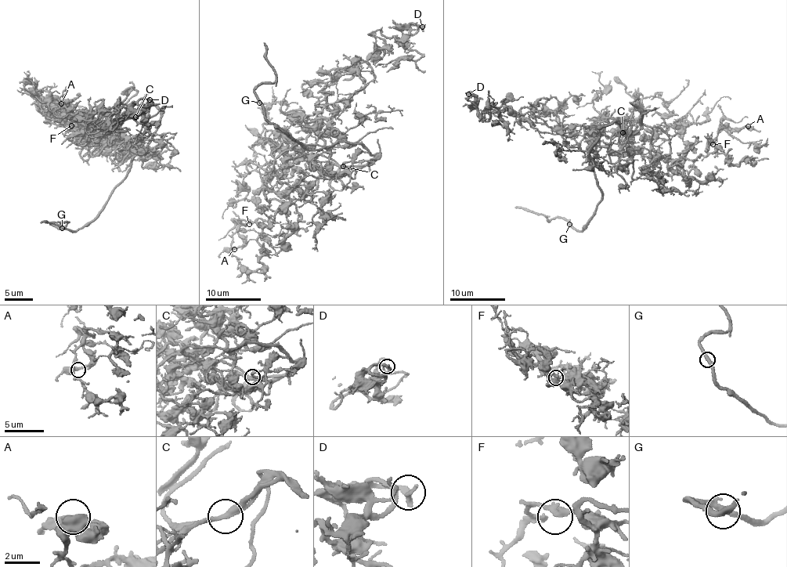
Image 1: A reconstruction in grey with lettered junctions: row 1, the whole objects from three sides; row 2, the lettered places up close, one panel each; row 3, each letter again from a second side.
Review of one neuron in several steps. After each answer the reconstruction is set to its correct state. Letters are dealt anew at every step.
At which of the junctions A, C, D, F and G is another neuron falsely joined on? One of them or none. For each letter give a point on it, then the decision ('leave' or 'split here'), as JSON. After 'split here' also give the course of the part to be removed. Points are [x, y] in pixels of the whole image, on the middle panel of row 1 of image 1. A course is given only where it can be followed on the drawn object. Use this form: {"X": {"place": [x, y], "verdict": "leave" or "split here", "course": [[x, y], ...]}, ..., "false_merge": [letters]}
{"A": {"place": [234, 249], "verdict": "leave"}, "C": {"place": [343, 166], "verdict": "leave"}, "D": {"place": [422, 27], "verdict": "leave"}, "F": {"place": [249, 224], "verdict": "leave"}, "G": {"place": [259, 102], "verdict": "leave"}, "false_merge": []}

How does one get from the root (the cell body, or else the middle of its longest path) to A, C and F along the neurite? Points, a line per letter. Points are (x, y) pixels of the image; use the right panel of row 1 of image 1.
A: (596, 141), (615, 153), (644, 146), (671, 160), (694, 159), (706, 155), (711, 141), (723, 130), (748, 126)
C: (596, 141), (599, 137), (596, 131), (613, 139), (623, 131)
F: (596, 141), (615, 153), (629, 154), (644, 146), (674, 160), (706, 155), (712, 144)

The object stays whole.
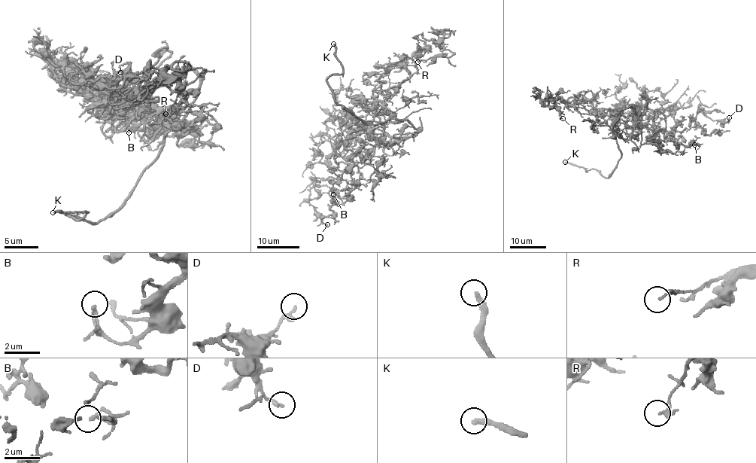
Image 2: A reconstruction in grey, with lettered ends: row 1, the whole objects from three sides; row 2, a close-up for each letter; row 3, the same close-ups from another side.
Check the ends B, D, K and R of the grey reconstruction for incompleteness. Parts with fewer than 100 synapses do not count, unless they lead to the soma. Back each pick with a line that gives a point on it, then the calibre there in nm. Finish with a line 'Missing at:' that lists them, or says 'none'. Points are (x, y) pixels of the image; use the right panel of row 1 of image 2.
K: at (565, 162); 260 nm thick
Missing at: K

